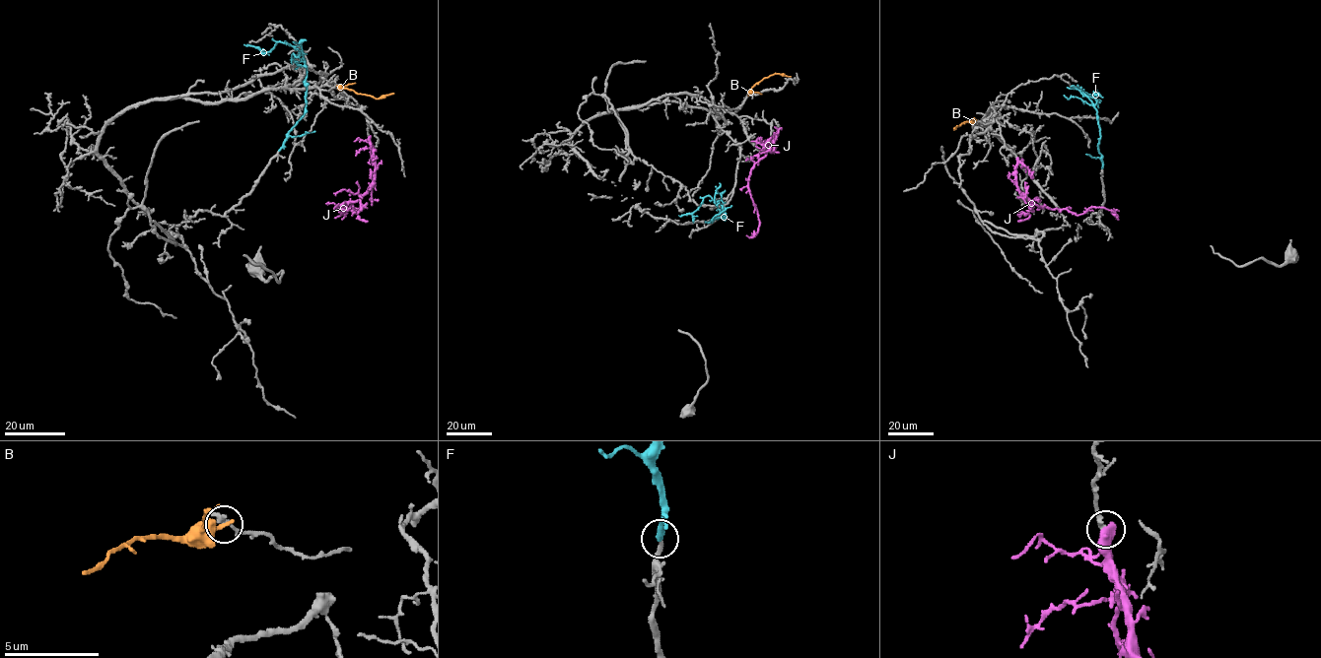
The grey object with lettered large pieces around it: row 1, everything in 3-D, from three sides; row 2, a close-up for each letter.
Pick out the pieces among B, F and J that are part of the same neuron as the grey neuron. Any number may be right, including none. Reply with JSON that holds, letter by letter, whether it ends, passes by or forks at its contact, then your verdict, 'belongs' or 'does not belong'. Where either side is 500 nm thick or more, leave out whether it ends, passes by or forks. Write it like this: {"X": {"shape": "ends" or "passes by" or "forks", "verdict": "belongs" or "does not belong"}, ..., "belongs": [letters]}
{"B": {"shape": "ends", "verdict": "does not belong"}, "F": {"shape": "ends", "verdict": "belongs"}, "J": {"verdict": "does not belong"}, "belongs": ["F"]}

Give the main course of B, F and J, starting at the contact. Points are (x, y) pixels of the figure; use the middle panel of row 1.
B: (748, 95), (755, 84), (775, 74), (791, 77)
F: (705, 222), (726, 218), (723, 207), (710, 196), (705, 196), (691, 215), (679, 216)
J: (772, 137), (776, 136), (774, 144), (754, 164), (748, 178), (748, 186), (759, 225), (752, 236), (746, 235)

